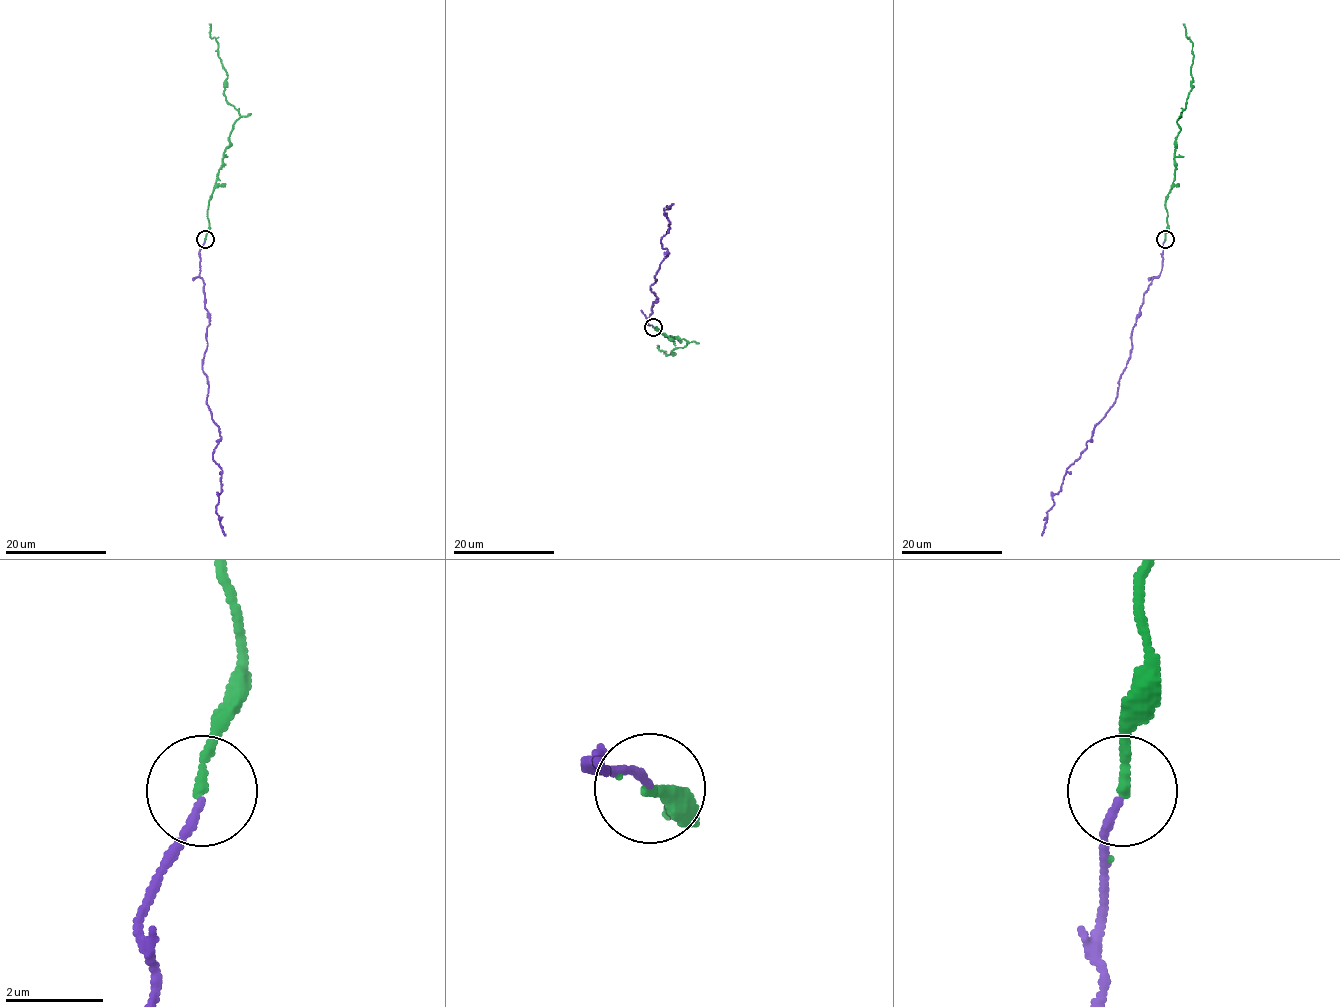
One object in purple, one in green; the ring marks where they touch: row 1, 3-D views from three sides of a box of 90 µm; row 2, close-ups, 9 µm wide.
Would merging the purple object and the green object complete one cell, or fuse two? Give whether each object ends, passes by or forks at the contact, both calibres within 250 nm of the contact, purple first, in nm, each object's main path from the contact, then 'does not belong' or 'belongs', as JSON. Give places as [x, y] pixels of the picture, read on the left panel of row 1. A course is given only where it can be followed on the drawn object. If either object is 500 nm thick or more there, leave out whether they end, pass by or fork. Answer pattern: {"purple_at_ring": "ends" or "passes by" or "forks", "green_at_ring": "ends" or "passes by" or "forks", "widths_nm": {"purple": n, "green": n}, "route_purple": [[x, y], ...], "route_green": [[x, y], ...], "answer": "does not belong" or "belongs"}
{"purple_at_ring": "ends", "green_at_ring": "ends", "widths_nm": {"purple": 150, "green": 200}, "route_purple": [[205, 240], [199, 276], [209, 319], [202, 368], [219, 428], [213, 460], [222, 470], [217, 512], [226, 536]], "route_green": [[205, 239], [208, 201], [240, 116], [226, 99], [227, 74], [209, 23]], "answer": "belongs"}

